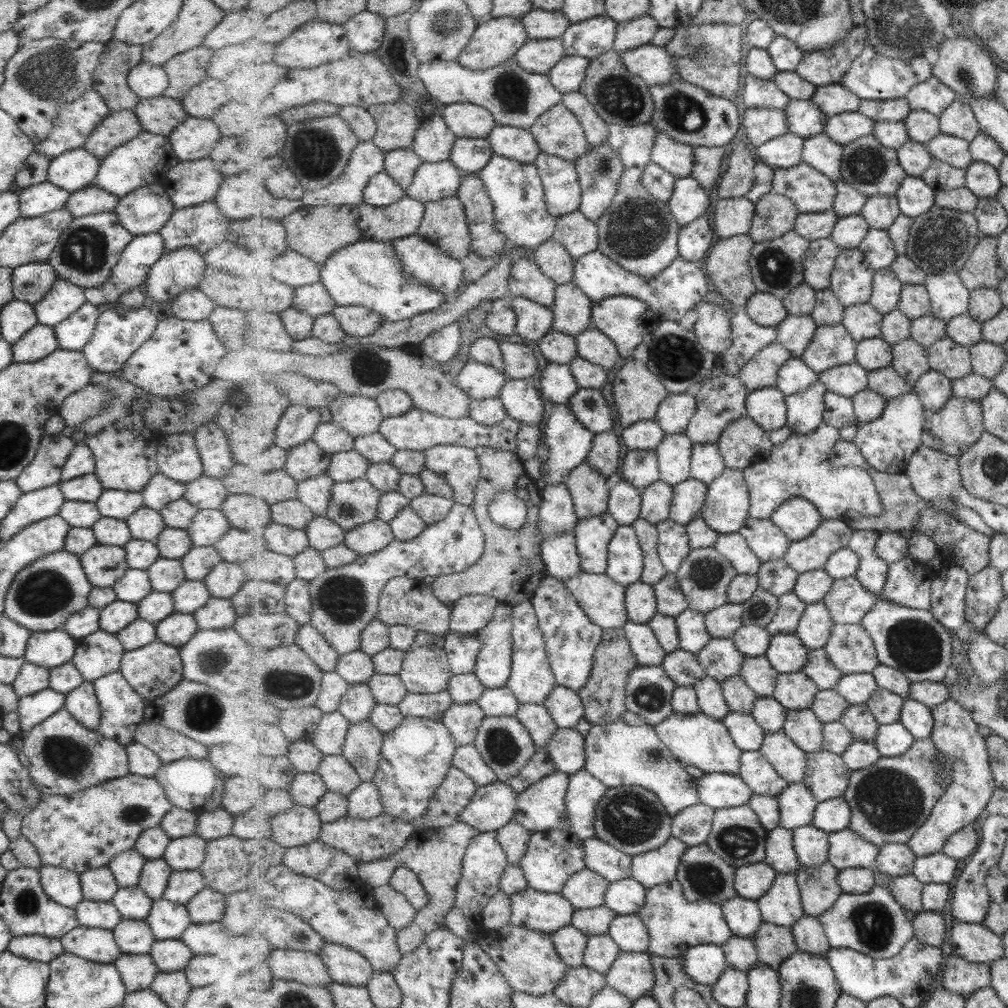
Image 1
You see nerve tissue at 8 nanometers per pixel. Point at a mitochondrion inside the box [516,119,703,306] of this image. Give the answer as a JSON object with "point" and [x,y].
{"point":[636,229]}

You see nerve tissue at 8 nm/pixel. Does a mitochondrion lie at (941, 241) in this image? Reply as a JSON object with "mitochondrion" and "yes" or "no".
{"mitochondrion":"yes"}

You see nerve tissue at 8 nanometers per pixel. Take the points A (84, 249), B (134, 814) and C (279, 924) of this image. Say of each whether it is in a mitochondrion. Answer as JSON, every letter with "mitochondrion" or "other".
{"A":"mitochondrion","B":"mitochondrion","C":"other"}

